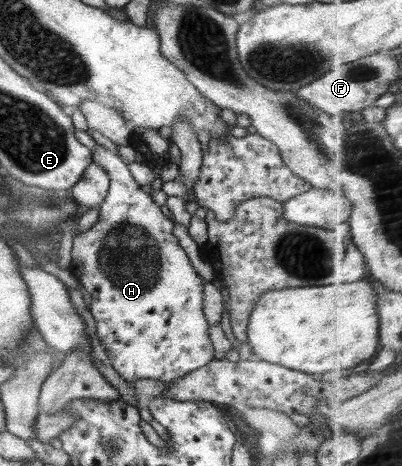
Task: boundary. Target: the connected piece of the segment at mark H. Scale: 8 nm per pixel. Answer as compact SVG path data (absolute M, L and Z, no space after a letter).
M86 100L79 110L87 119L89 131L104 142L92 149L92 161L101 165L109 177L109 190L99 207L98 222L73 239L70 273L90 294L90 312L96 320L96 332L108 359L122 379L133 383L138 379L174 382L215 360L204 316L204 279L194 270L178 238L172 234L175 222L165 208L154 202L133 178L126 163L113 147L132 145L135 132L118 110L96 100Z

